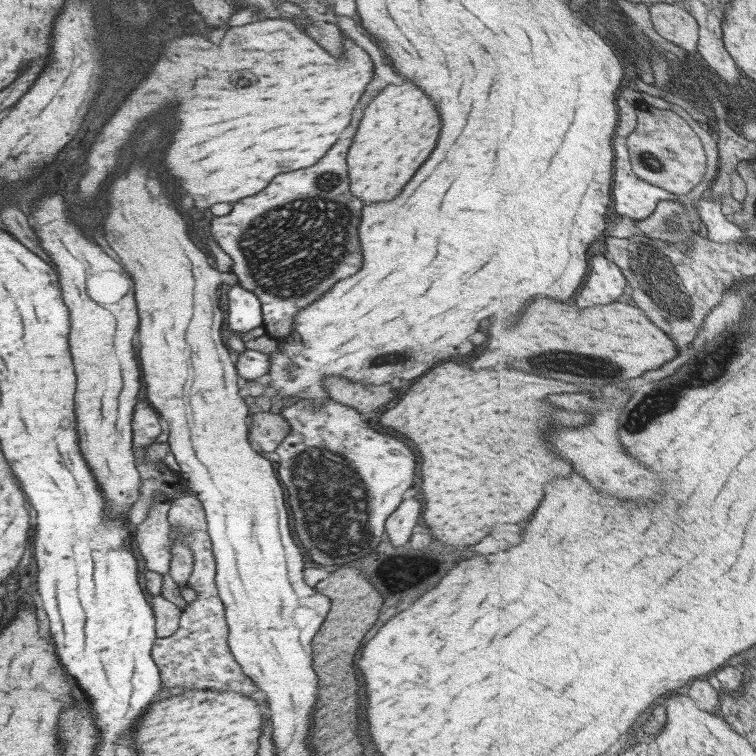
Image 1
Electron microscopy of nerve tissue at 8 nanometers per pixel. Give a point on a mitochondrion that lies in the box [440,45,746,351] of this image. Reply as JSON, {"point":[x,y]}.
{"point":[658,277]}

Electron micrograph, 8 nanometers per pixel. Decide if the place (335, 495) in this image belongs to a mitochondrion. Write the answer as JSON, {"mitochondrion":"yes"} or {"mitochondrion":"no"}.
{"mitochondrion":"yes"}

